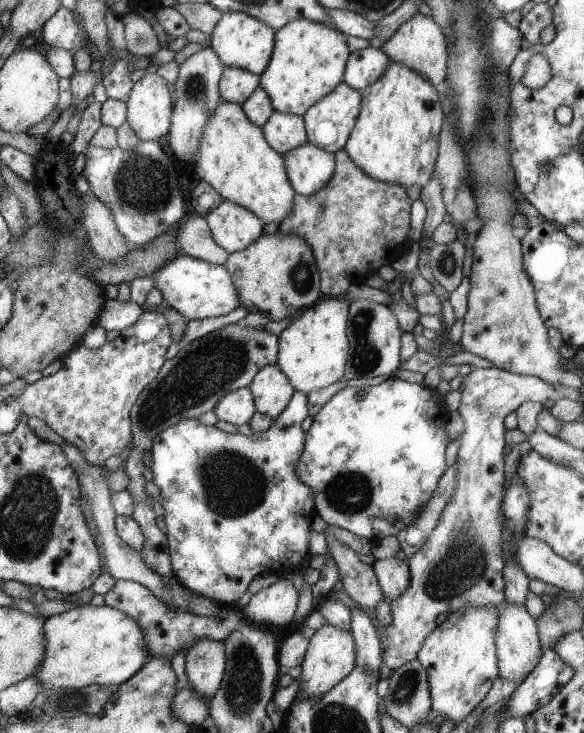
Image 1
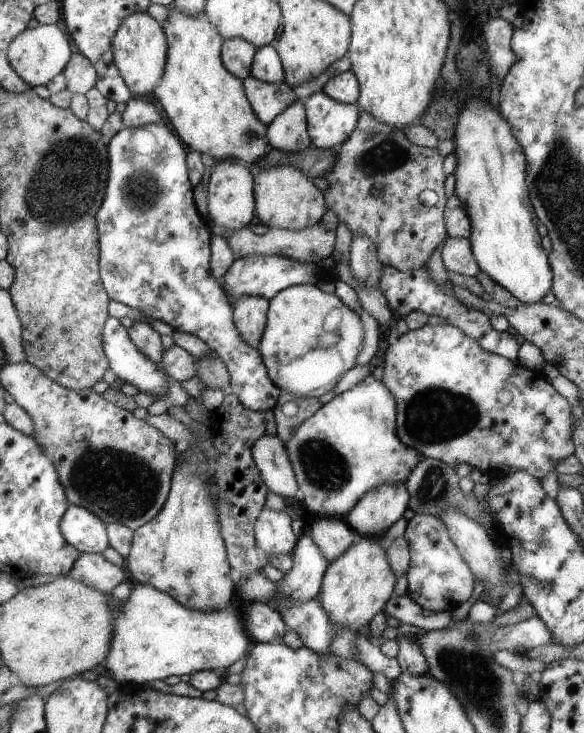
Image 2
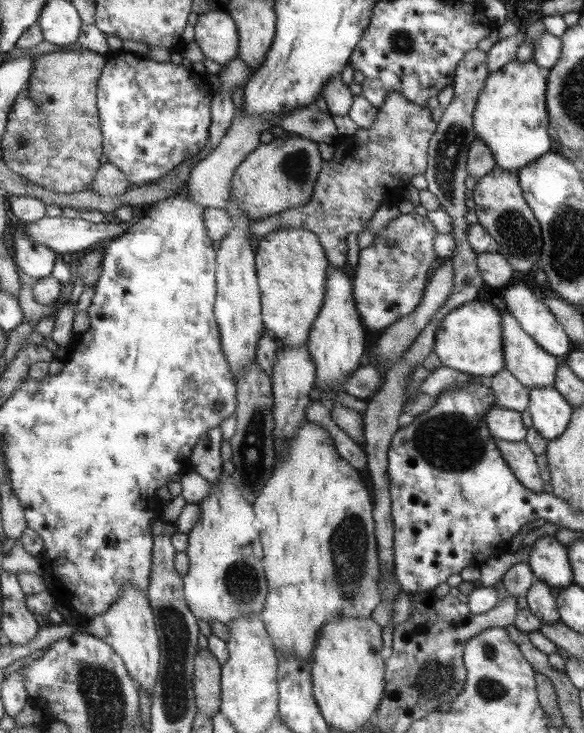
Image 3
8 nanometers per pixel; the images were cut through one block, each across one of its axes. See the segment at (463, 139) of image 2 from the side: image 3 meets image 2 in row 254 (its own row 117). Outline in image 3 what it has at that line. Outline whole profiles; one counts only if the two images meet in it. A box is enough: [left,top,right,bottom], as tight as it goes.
[472,60,551,172]

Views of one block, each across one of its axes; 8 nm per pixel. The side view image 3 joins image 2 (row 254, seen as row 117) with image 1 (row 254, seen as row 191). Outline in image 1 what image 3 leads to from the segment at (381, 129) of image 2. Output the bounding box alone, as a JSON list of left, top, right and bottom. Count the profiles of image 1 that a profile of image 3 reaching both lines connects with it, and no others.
[278,148,412,297]

